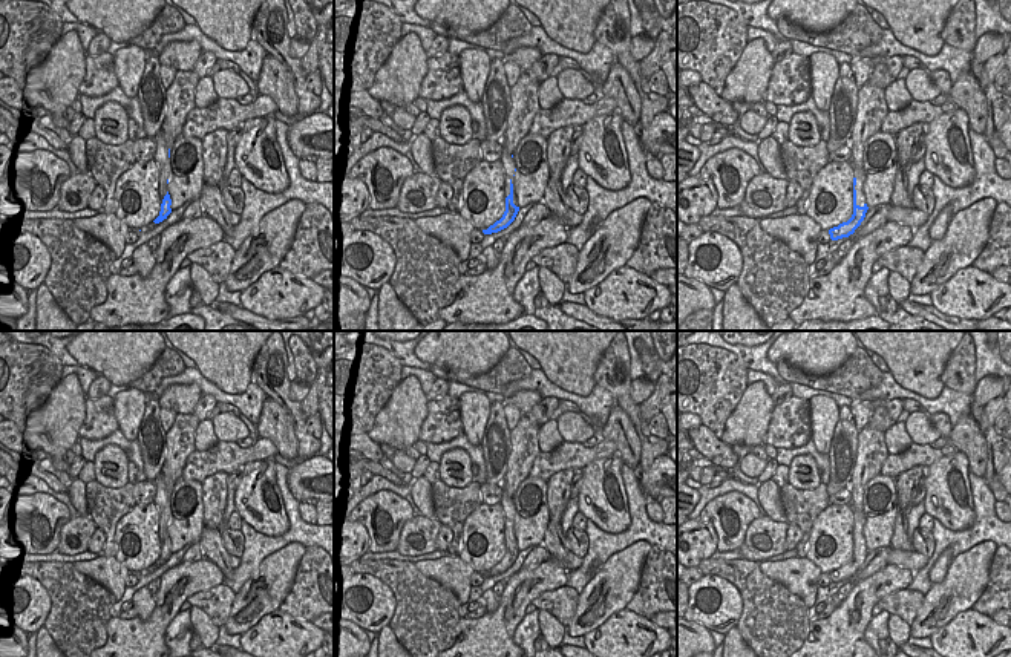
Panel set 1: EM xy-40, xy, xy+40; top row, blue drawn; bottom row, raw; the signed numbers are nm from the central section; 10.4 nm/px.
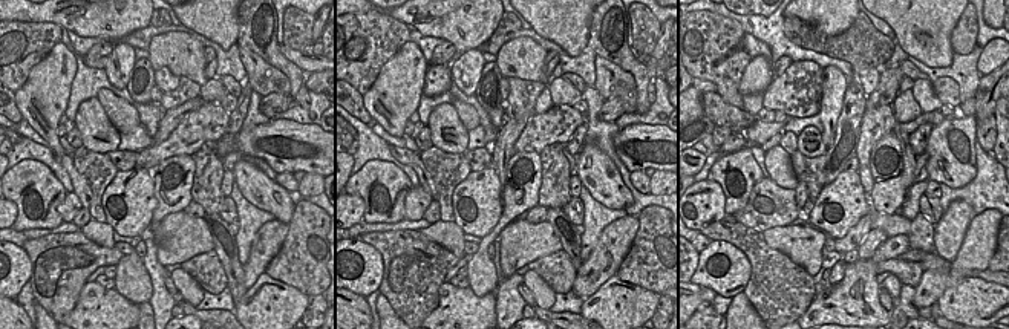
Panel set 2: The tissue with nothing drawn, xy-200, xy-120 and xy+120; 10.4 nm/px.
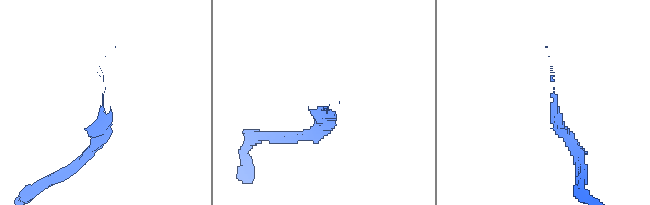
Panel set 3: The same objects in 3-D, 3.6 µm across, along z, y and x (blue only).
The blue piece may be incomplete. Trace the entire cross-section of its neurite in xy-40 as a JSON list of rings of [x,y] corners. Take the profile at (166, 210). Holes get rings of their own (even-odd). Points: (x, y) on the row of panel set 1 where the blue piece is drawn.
[[[159,132],[155,138],[156,152],[153,161],[159,168],[159,198],[161,198],[161,211],[159,216],[153,221],[155,224],[162,222],[172,213],[172,199],[167,191],[167,184],[172,179],[172,167],[170,167],[170,149],[164,139],[162,132]]]

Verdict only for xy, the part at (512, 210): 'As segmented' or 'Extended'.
Extended

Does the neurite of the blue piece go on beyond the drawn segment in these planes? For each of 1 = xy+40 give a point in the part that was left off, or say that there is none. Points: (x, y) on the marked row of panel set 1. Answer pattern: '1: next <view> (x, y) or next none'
1: next none

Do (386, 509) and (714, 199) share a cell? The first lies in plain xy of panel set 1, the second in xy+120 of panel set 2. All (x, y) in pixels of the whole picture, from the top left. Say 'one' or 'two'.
two

